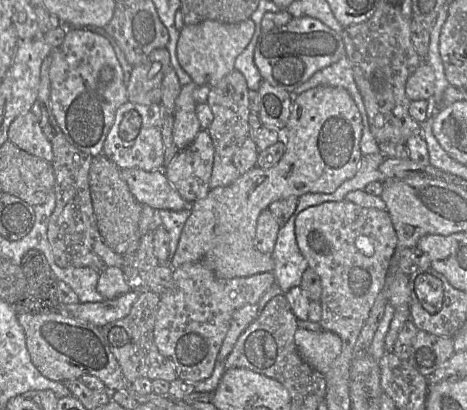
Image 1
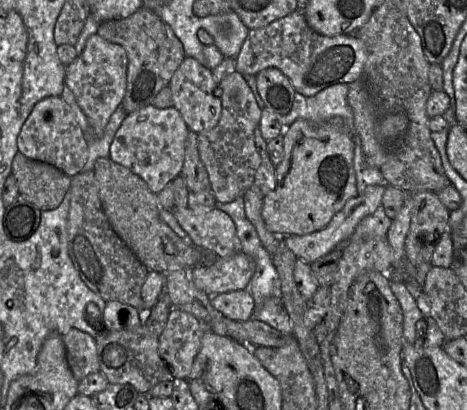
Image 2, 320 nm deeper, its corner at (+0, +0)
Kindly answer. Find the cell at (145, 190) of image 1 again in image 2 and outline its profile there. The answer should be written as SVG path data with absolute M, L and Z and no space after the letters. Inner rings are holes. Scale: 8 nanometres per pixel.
M174 207L172 212L182 229L187 233L187 239L204 252L208 252L217 257L229 257L241 251L235 224L231 217L224 211L216 207Z

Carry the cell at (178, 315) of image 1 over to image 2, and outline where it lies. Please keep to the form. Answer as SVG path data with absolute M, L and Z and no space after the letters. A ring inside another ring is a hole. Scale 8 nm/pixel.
M178 308L169 312L165 328L159 336L159 354L173 378L187 379L201 349L205 325L192 314Z

